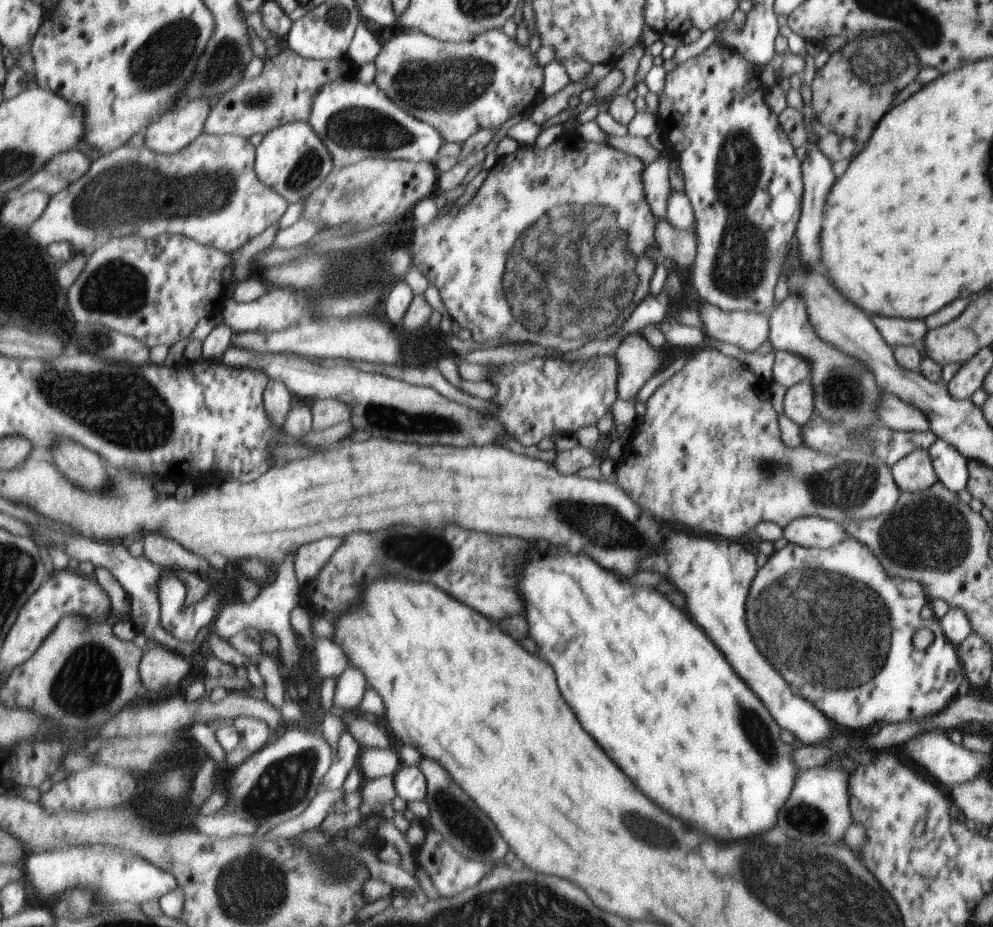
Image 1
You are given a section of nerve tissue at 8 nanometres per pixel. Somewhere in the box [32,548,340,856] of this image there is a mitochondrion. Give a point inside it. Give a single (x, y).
(86, 685)

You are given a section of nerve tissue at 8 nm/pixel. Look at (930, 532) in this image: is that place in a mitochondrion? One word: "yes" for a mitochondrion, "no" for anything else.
yes

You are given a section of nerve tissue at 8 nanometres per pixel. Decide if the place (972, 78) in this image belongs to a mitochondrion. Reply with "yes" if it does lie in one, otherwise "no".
no

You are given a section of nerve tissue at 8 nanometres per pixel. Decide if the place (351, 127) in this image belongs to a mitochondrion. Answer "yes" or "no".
yes

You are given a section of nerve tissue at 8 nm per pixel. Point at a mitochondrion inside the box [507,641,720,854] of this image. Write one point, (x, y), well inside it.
(652, 833)

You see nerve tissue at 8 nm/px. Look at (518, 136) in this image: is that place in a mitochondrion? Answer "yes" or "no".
no

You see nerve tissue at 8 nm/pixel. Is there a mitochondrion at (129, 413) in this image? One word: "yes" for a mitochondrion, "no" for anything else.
yes

